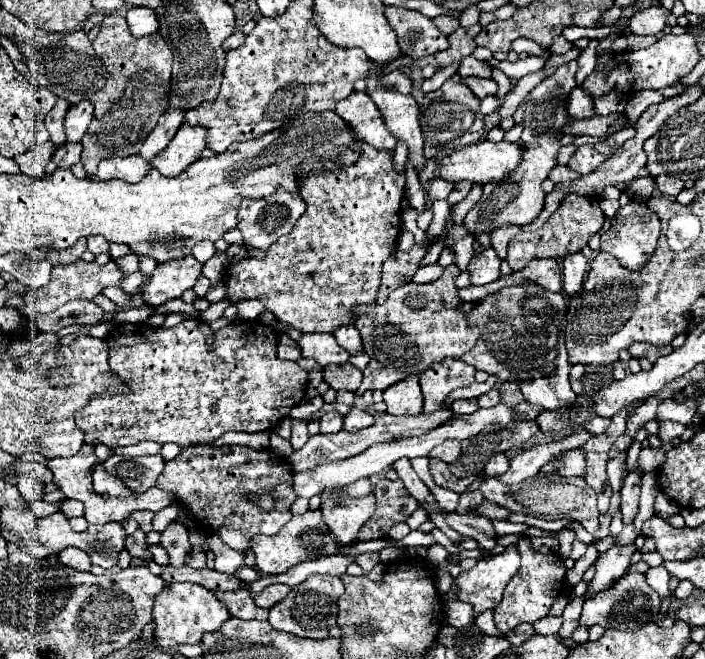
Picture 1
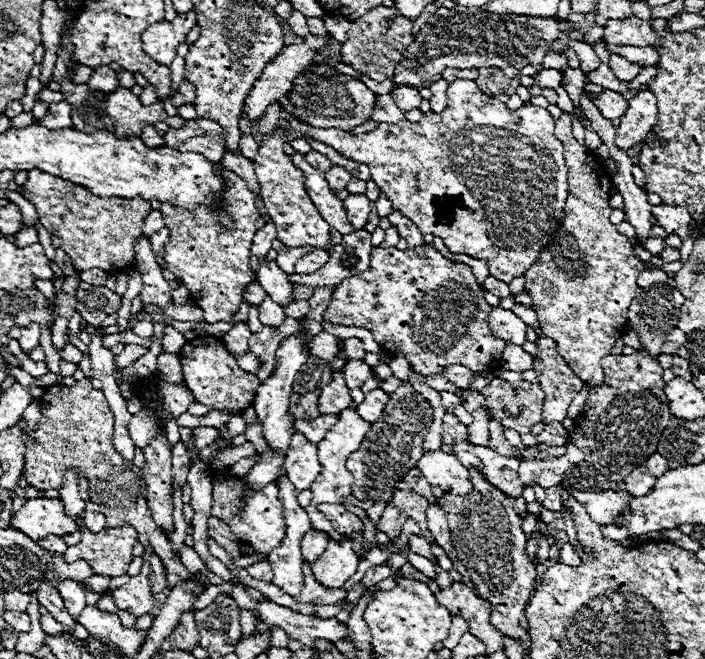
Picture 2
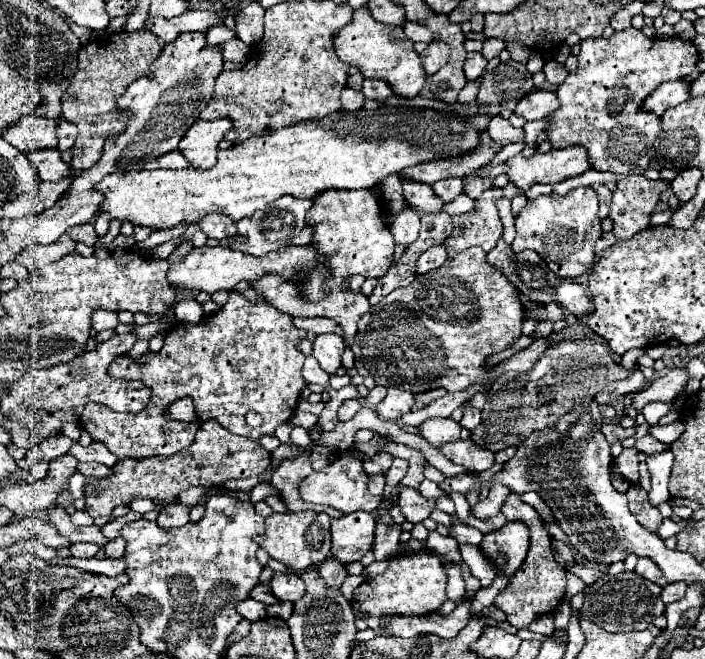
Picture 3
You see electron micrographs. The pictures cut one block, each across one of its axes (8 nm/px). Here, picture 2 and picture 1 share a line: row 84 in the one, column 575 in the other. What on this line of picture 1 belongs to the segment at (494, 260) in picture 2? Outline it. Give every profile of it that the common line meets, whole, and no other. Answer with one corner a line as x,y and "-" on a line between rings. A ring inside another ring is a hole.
576,448
576,450
564,452
564,454
562,454
562,464
556,468
556,474
558,474
558,476
584,478
584,464
586,464
584,450

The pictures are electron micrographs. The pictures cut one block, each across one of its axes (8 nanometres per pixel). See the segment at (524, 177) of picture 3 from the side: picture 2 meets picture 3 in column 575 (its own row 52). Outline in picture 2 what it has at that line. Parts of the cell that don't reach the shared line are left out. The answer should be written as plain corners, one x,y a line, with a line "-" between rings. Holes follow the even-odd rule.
194,10
186,14
178,14
172,22
160,20
152,24
142,38
142,50
150,56
156,58
156,62
168,66
174,56
178,44
186,40
186,34
196,26
196,14

